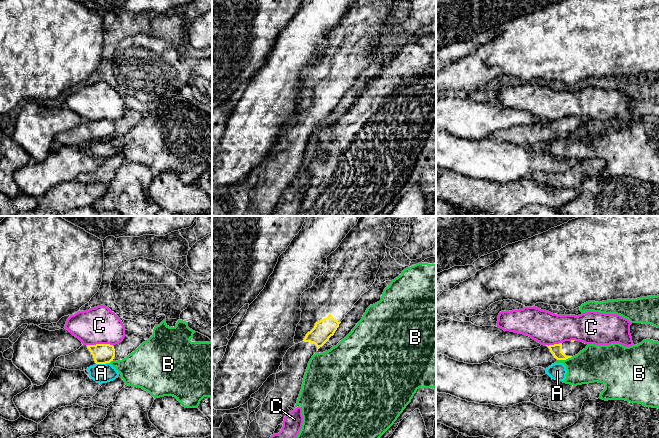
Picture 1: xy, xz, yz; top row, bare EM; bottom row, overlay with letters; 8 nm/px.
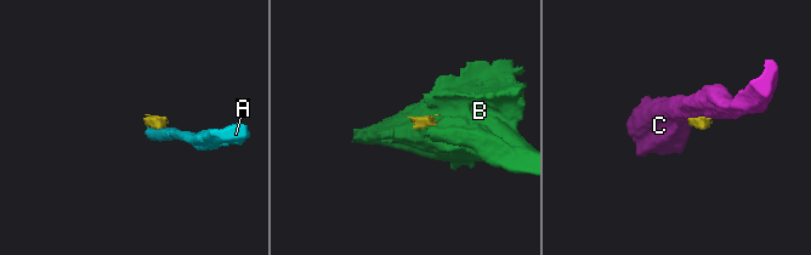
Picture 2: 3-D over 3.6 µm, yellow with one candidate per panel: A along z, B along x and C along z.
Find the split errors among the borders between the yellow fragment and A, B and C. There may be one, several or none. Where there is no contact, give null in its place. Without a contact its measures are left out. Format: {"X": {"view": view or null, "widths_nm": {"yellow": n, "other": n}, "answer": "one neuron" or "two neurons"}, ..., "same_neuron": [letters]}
{"A": {"view": "xy", "widths_nm": {"yellow": 160, "other": 160}, "answer": "two neurons"}, "B": {"view": "yz", "widths_nm": {"yellow": 90, "other": 280}, "answer": "two neurons"}, "C": {"view": "xy", "widths_nm": {"yellow": 160, "other": 300}, "answer": "two neurons"}, "same_neuron": []}

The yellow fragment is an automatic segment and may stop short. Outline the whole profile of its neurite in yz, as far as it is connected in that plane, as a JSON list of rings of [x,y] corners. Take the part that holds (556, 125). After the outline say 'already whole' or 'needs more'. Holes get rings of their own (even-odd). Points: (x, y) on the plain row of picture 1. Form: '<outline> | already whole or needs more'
[[[565,117],[554,121],[541,121],[534,125],[512,126],[493,132],[489,137],[498,141],[529,148],[535,143],[548,144],[557,136],[566,136],[577,131],[588,120],[581,117]]] | needs more

